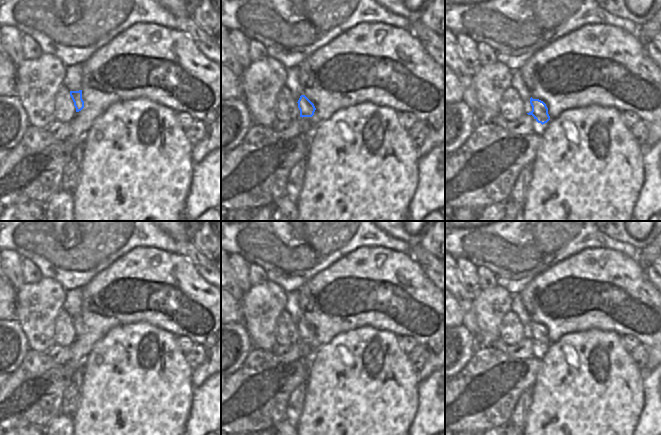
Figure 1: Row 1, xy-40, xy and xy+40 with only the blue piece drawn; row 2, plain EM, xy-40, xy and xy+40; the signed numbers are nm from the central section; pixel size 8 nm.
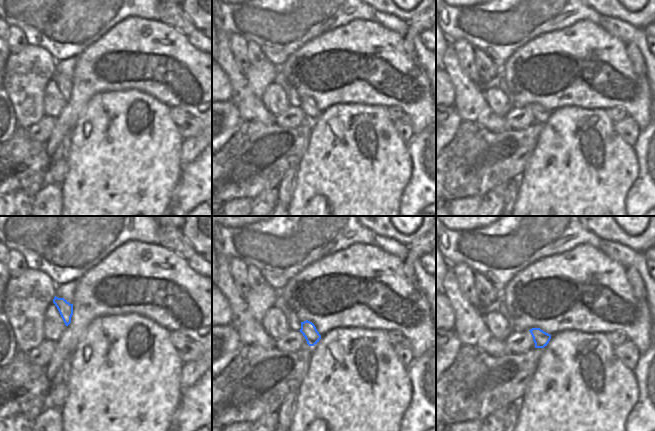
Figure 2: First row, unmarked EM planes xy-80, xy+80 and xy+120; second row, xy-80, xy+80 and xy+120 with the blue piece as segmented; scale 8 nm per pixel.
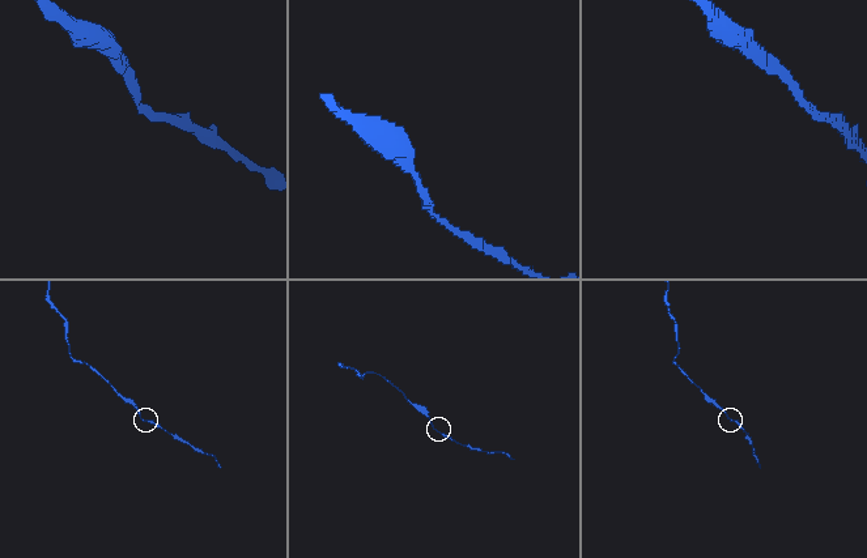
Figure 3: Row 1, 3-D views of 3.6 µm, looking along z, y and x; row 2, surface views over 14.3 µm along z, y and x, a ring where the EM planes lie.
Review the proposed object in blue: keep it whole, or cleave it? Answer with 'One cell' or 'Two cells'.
One cell

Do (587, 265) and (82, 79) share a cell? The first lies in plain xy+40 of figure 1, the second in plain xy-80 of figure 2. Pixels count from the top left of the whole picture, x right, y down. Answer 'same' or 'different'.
same

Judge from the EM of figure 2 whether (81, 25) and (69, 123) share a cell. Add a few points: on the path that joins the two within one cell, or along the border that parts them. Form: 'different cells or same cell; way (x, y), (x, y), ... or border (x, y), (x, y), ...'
different cells; border (96, 41), (88, 45), (77, 56)

